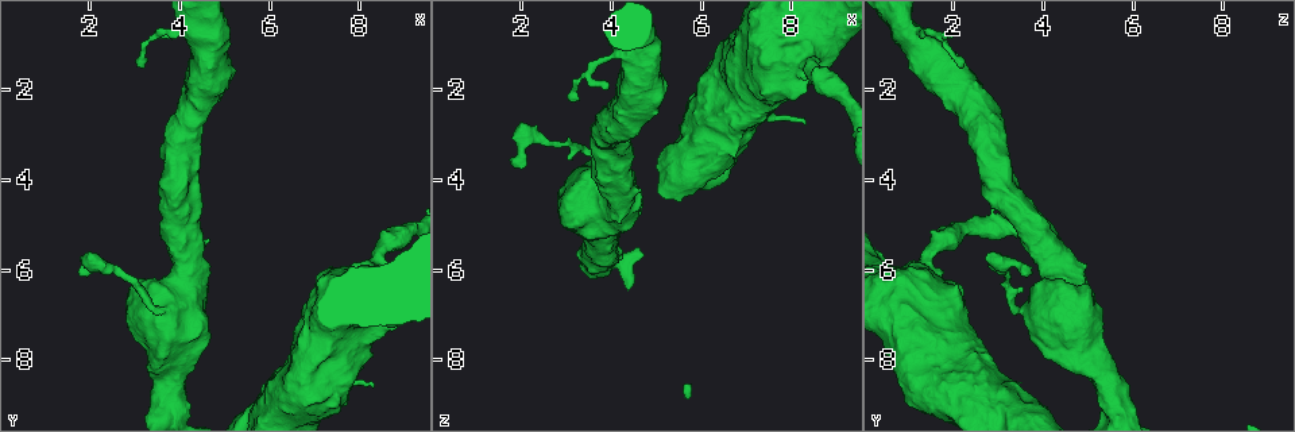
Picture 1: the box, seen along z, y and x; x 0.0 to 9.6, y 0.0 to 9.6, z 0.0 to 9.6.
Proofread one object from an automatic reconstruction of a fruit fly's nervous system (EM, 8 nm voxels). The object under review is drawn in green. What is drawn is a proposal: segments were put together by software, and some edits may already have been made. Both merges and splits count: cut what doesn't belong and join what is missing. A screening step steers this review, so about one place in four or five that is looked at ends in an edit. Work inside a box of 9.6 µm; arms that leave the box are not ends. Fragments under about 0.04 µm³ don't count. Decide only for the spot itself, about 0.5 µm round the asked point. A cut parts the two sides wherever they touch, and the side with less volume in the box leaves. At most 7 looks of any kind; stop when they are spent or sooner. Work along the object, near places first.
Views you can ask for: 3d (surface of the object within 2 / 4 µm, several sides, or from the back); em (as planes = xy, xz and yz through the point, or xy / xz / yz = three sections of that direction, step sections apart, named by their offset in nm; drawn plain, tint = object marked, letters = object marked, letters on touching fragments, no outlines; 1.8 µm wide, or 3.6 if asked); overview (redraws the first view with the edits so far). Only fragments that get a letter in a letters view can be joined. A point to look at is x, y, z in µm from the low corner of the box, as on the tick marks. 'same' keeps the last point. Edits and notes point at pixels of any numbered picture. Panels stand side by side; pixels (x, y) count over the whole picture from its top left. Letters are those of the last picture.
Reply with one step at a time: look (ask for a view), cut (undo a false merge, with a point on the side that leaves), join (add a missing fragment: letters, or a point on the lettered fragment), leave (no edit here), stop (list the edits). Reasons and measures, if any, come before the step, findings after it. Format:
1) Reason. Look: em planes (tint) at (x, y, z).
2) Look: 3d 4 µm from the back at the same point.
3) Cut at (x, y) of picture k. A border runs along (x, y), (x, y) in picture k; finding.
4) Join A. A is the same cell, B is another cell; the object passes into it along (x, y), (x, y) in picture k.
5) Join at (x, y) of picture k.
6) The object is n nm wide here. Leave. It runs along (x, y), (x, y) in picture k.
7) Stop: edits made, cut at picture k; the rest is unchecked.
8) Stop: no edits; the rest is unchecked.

Look: em planes (letters) at (8.30, 8.50, 2.70).

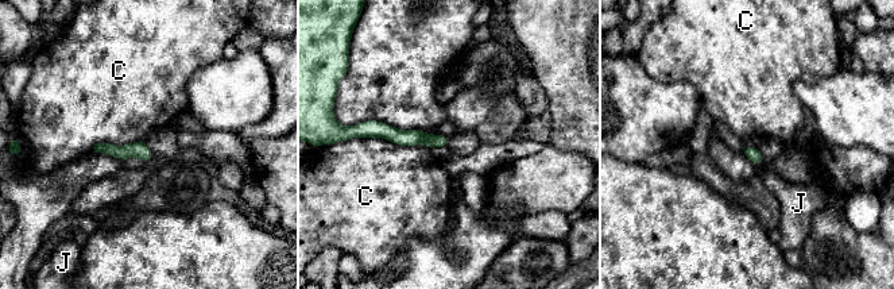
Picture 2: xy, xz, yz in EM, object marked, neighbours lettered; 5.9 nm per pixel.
Leave. C and J are other cells; it runs along (370, 130), (445, 143) in picture 2; none of them fits.

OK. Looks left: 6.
Thick turns thin. Look: em 3.6 µm planes (letters) at (8.35, 5.95, 1.35).

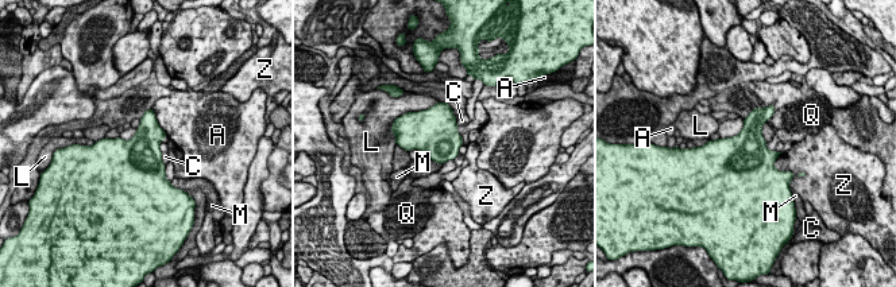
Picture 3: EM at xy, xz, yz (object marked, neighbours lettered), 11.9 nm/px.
The longest contact is with A, 400 nm. Leave. A, C, L, M, Q and Z are other cells; a border runs along (161, 154), (161, 161), (165, 165) in picture 3; all the same neuron.

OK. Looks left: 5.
Branch stops here. Look: 3d 4 µm at (1.75, 6.10, 3.60).

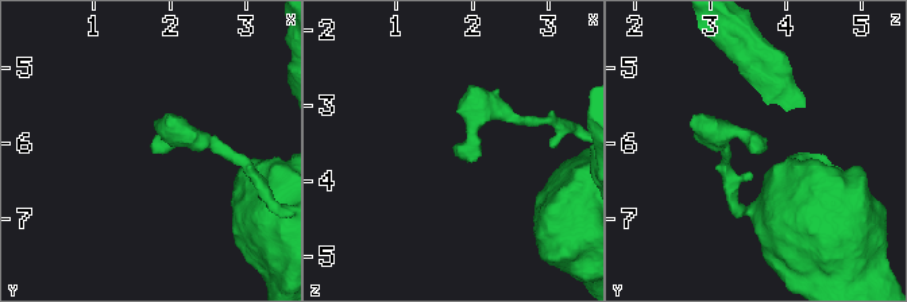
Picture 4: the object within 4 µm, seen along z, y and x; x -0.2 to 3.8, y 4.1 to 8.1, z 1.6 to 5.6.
Shape alone is not enough. Look: em planes (letters) at (1.80, 6.10, 3.60).

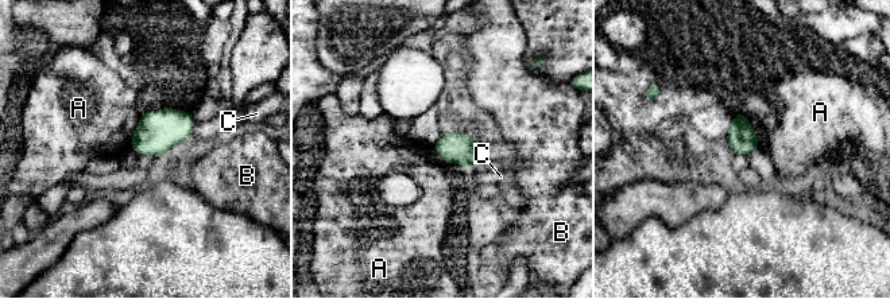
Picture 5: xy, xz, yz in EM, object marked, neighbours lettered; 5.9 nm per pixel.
Leave. A, B and C are other cells; a border runs along (140, 116), (128, 147) in picture 5; no lettered fragment goes on from it.

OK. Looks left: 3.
Stop: no edits; the rest is unchecked.

